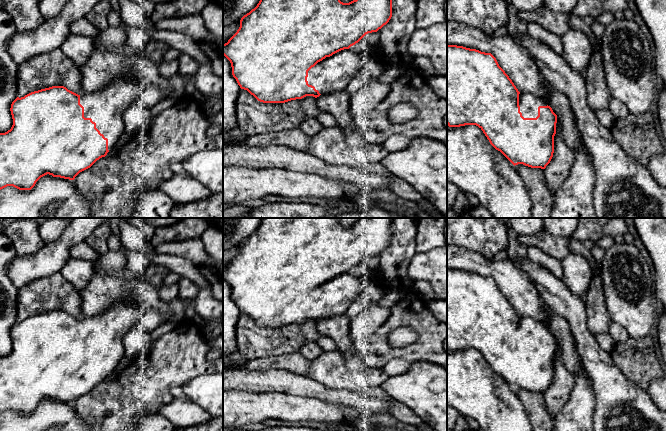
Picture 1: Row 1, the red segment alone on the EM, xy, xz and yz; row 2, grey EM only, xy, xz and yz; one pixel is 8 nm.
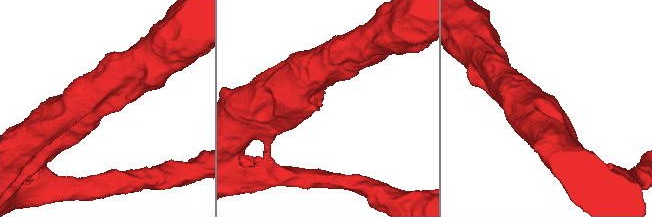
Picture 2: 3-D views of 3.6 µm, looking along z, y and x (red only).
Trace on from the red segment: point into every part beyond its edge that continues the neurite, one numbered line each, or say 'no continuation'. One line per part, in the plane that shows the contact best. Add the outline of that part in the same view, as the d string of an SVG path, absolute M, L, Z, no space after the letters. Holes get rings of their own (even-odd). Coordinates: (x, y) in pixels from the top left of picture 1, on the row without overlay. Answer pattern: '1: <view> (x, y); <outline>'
1: xz (332, 298); M341 274L318 286L308 295L307 305L321 319L344 315L362 293L359 277Z

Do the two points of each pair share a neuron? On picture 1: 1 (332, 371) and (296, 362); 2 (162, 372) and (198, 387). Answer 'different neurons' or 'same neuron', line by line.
1: different neurons
2: different neurons

